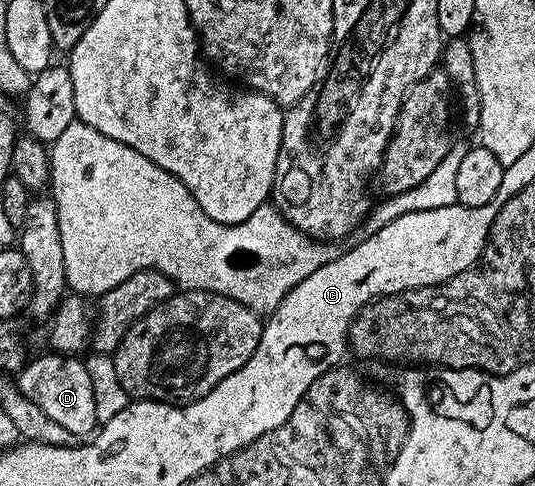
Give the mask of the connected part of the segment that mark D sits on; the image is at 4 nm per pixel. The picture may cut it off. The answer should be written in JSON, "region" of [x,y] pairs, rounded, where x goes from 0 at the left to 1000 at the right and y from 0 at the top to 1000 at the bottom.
{"region":[[[88,722],[82,735],[73,735],[67,743],[65,737],[52,741],[36,761],[32,782],[37,805],[62,829],[69,829],[69,837],[77,837],[92,862],[114,870],[121,887],[136,887],[142,903],[161,901],[179,889],[183,858],[161,741],[140,730]]]}

